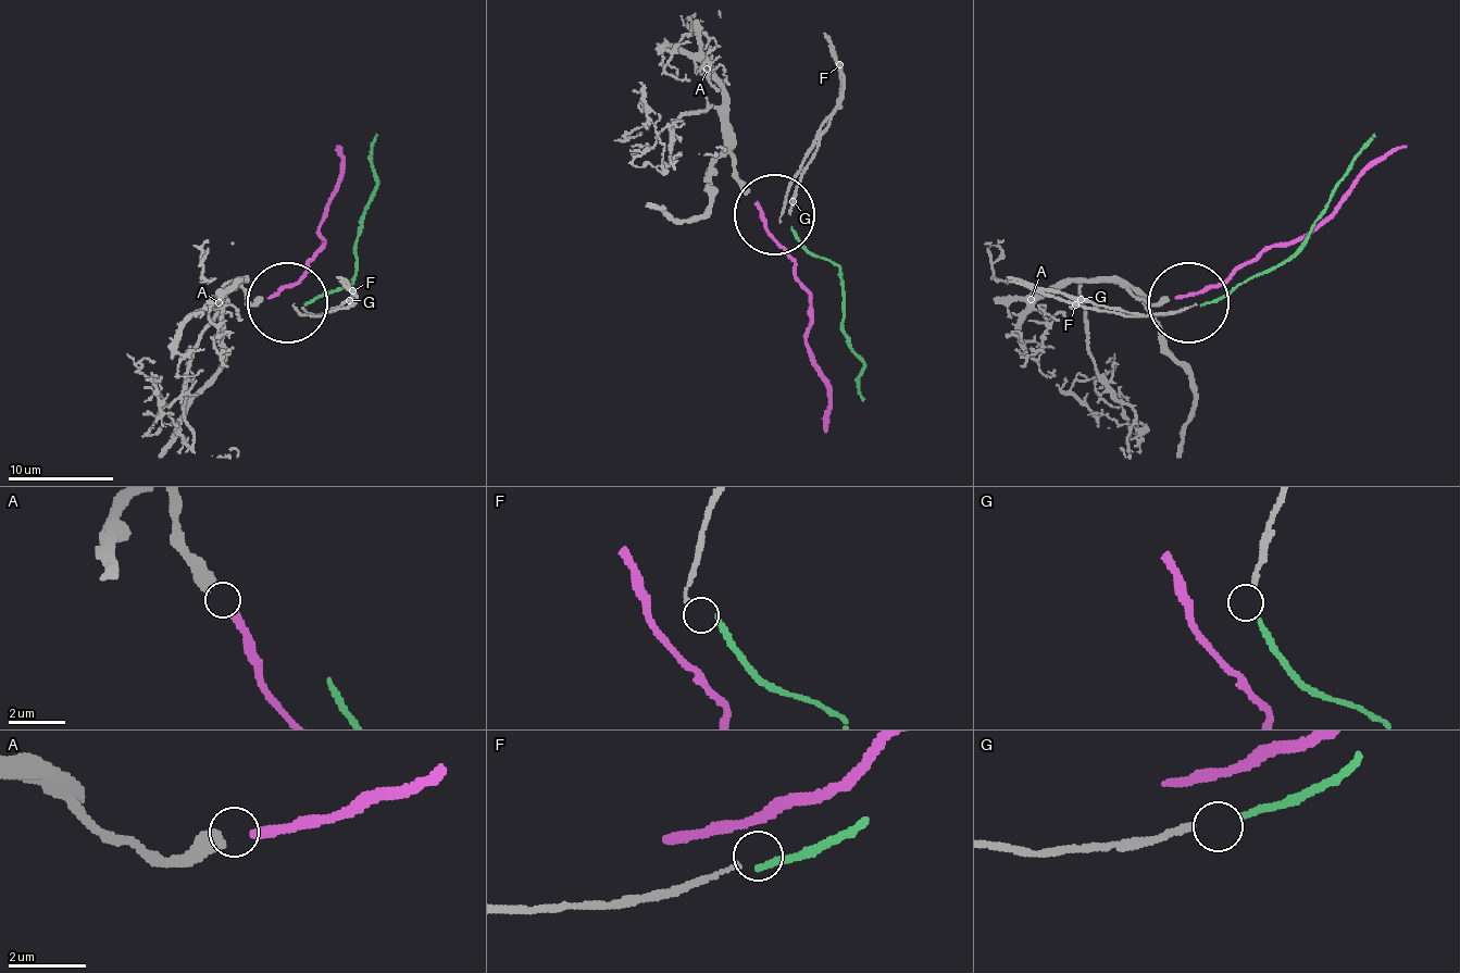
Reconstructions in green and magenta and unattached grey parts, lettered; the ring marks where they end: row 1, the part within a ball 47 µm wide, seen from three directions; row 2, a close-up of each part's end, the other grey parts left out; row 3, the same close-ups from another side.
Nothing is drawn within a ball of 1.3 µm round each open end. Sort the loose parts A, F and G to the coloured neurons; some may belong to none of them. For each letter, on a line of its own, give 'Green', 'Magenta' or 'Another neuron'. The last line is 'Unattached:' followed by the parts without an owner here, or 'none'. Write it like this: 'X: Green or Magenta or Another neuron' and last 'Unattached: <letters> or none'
A: Magenta
F: Another neuron
G: Green
Unattached: F

